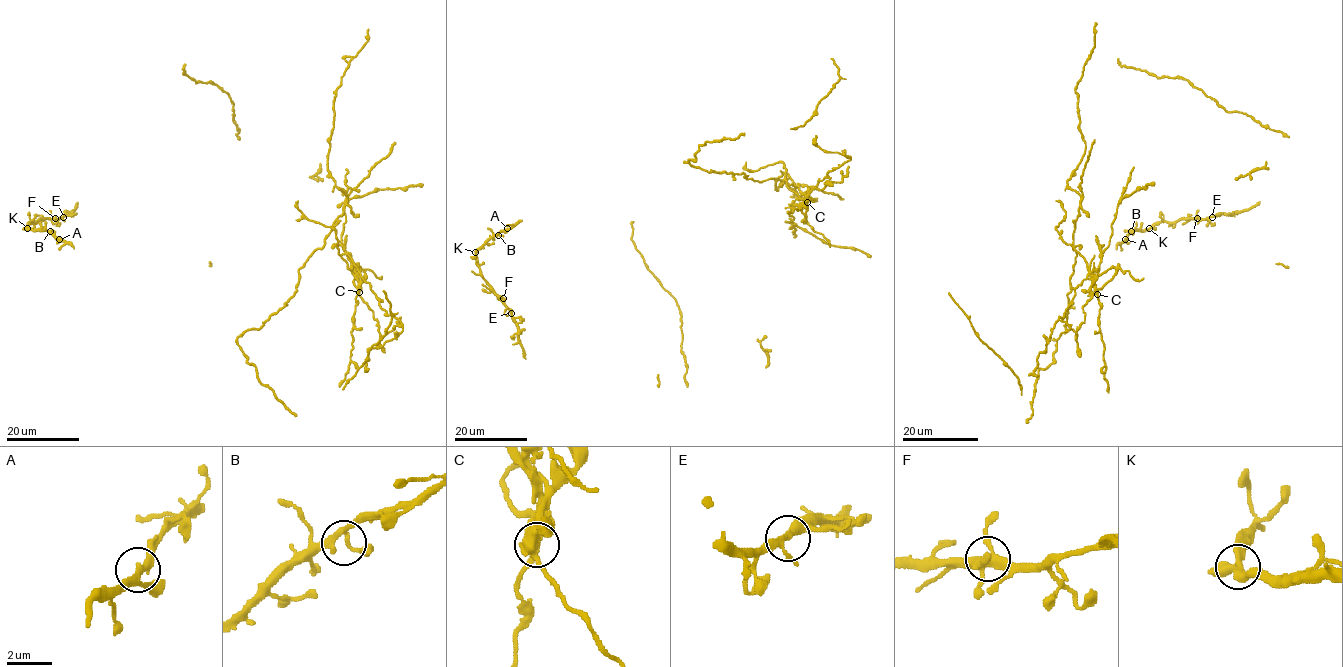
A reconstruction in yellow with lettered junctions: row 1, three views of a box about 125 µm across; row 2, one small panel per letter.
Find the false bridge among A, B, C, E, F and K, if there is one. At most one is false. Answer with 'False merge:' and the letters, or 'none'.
False merge: C

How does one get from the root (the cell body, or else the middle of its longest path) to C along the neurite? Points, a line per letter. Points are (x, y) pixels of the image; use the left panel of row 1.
C: (345, 169), (347, 191), (343, 208), (345, 222), (341, 243), (356, 275), (358, 292)

